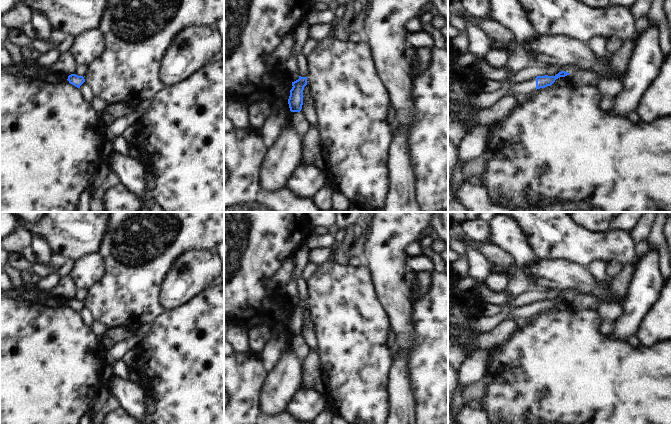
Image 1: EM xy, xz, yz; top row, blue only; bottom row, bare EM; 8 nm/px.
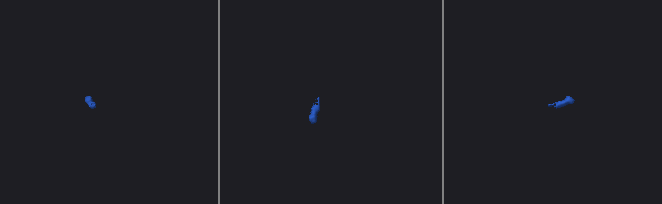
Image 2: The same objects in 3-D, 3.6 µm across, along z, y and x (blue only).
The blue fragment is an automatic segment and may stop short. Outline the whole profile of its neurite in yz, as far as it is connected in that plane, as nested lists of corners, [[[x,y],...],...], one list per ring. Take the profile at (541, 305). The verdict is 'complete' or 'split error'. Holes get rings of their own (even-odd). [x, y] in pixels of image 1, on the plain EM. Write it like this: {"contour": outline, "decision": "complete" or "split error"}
{"contour": [[[561,295],[555,300],[537,300],[536,302],[532,302],[530,304],[525,304],[523,306],[517,306],[511,309],[507,318],[516,318],[518,316],[531,317],[537,313],[545,312],[547,310],[551,310],[556,303],[560,301],[565,301],[570,297]]], "decision": "split error"}

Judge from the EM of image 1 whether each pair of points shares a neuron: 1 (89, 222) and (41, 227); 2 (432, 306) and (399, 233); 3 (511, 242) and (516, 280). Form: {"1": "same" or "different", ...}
{"1": "same", "2": "different", "3": "same"}

